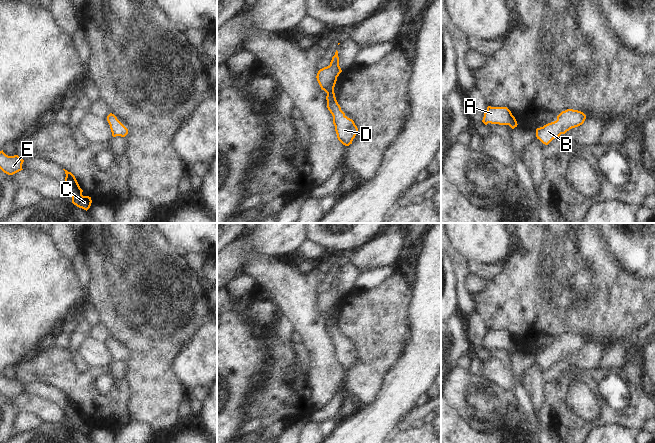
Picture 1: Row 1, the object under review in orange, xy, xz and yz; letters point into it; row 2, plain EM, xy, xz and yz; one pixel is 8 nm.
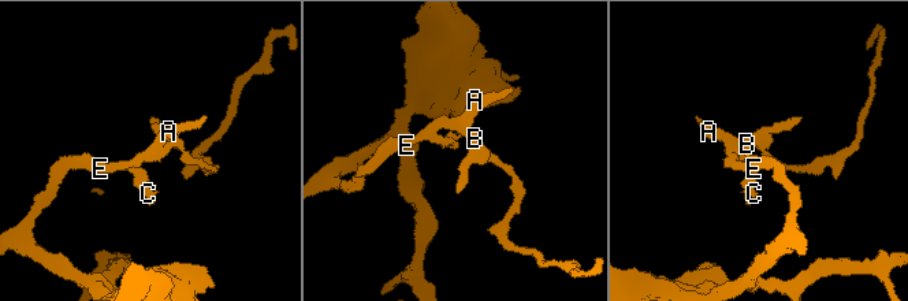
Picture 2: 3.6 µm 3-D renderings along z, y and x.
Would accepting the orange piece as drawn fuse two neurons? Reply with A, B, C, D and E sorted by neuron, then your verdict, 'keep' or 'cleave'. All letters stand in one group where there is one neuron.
A B C D E | keep

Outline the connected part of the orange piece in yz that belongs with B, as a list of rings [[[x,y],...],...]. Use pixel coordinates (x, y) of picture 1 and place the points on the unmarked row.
[[[567,333],[562,335],[557,344],[536,353],[536,361],[543,368],[548,369],[553,363],[565,358],[572,352],[584,347],[586,339],[578,334]]]

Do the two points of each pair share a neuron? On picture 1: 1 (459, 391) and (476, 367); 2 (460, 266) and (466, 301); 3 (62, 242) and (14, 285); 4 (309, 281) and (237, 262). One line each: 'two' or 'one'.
1: two
2: one
3: two
4: two

